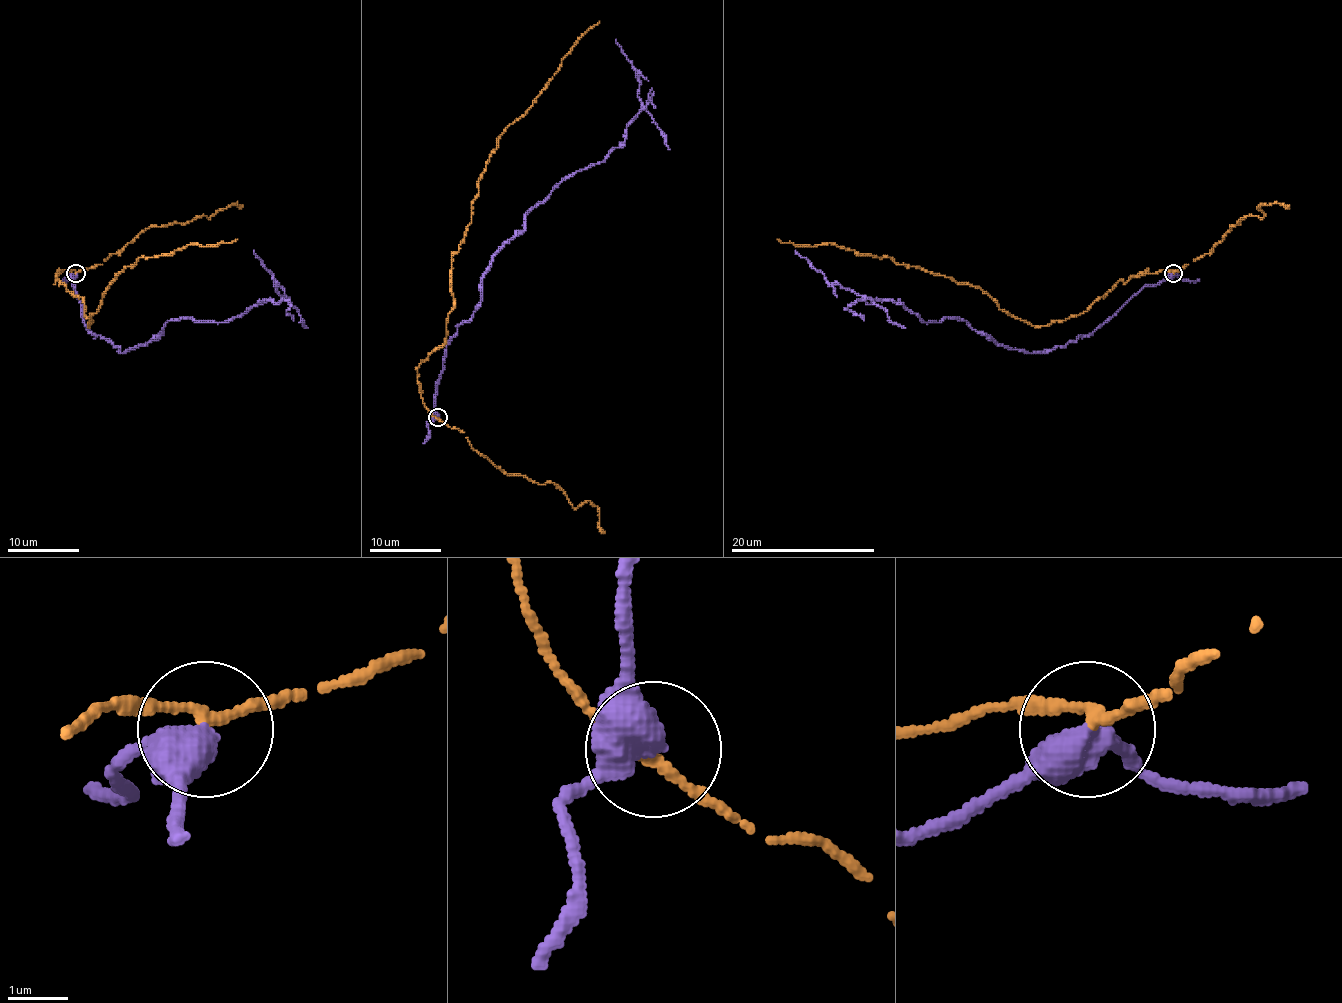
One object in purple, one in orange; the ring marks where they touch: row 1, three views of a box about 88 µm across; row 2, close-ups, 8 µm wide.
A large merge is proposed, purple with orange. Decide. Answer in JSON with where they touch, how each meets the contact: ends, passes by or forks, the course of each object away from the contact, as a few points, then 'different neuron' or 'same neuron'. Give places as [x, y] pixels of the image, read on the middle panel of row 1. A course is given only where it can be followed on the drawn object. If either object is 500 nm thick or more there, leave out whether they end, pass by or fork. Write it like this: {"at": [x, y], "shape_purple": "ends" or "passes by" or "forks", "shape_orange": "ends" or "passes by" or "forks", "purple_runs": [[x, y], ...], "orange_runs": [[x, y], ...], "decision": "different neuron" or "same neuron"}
{"at": [437, 417], "shape_purple": "passes by", "shape_orange": "passes by", "purple_runs": [[437, 418], [446, 346], [477, 308], [482, 273], [563, 180], [621, 144], [643, 108], [639, 73], [616, 39]], "orange_runs": [[437, 418], [423, 401], [417, 367], [446, 337], [451, 257], [471, 223], [479, 178], [497, 138], [599, 21]], "decision": "different neuron"}

